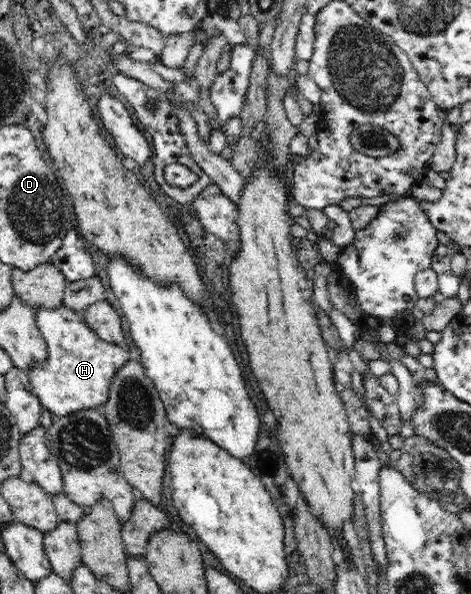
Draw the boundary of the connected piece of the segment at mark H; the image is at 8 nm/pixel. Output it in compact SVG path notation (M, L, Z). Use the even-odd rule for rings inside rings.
M64 303L53 309L40 307L35 313L36 324L49 355L43 363L31 364L27 375L41 406L47 408L55 418L88 409L101 410L108 400L111 378L130 360L129 351L100 339L86 324L84 315L68 309Z

